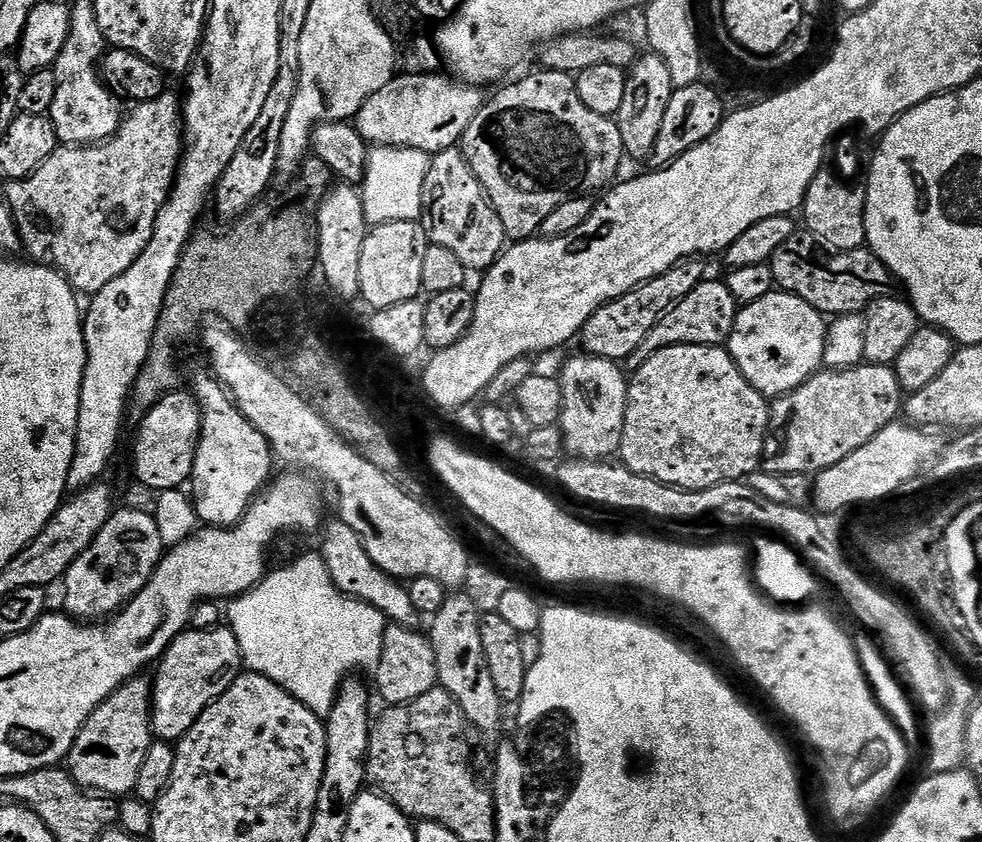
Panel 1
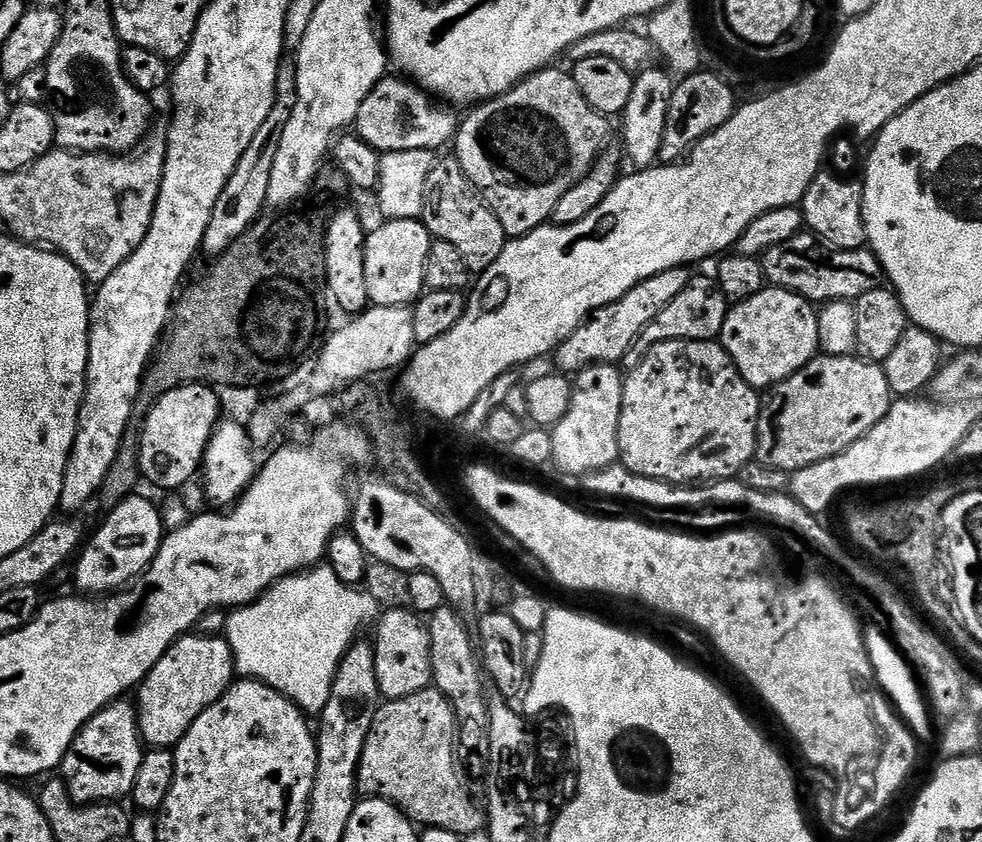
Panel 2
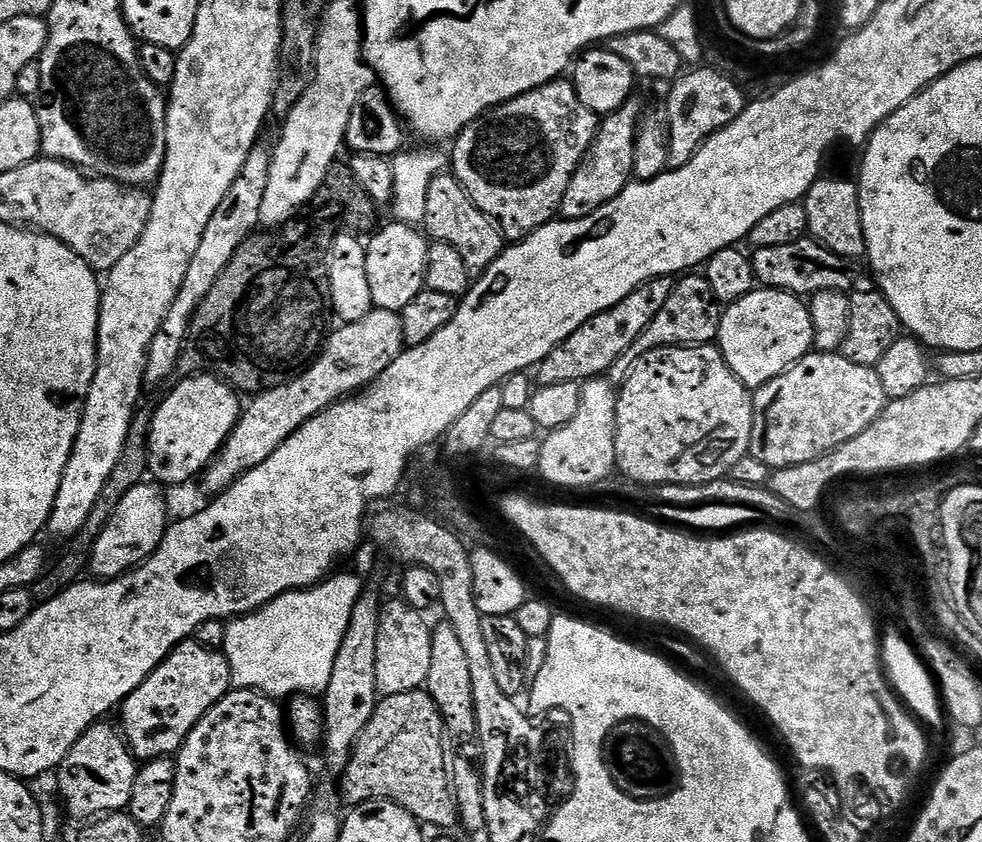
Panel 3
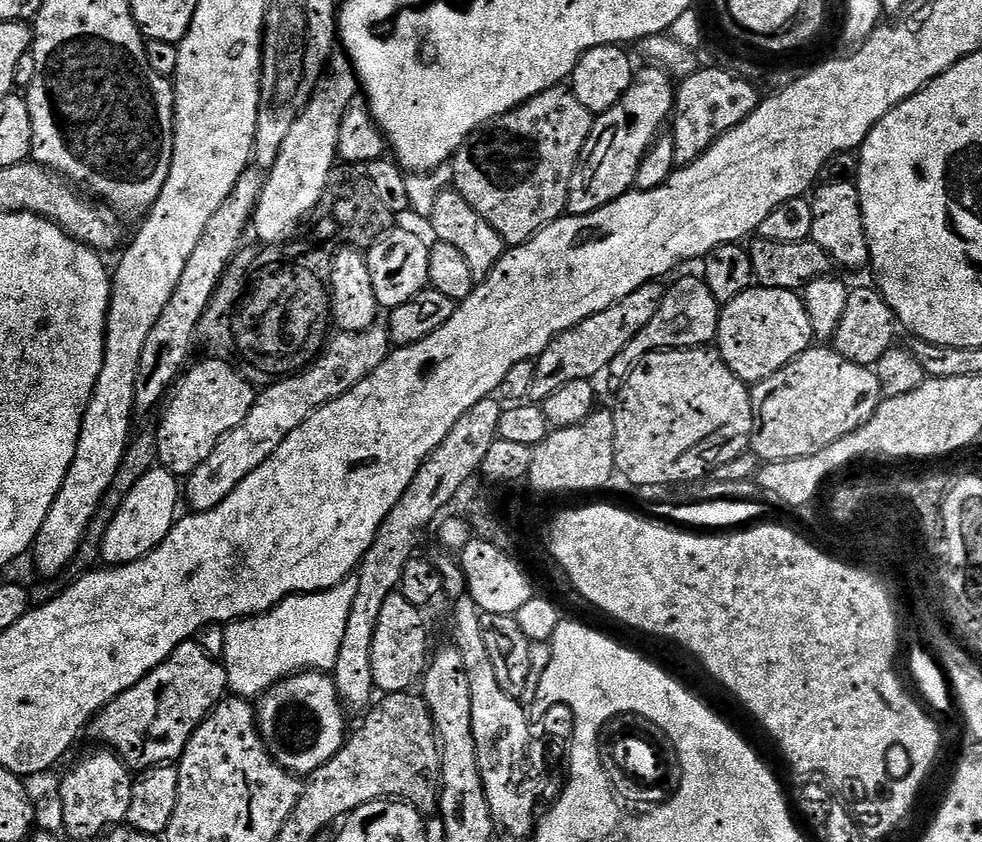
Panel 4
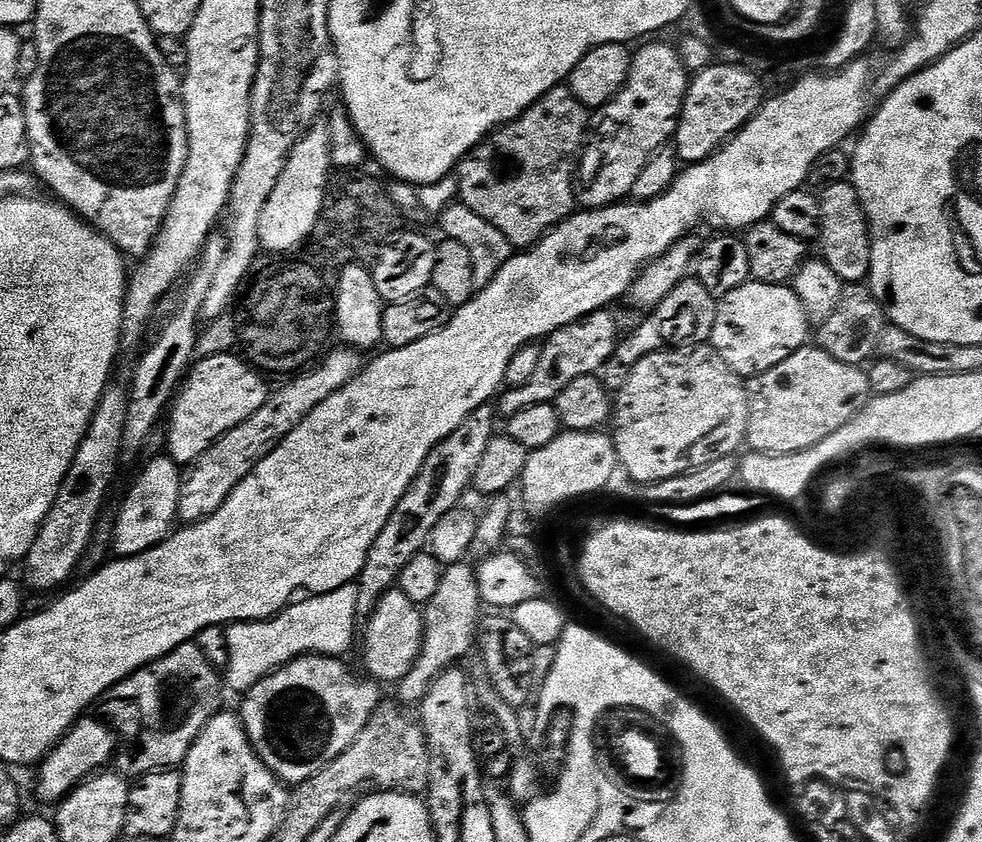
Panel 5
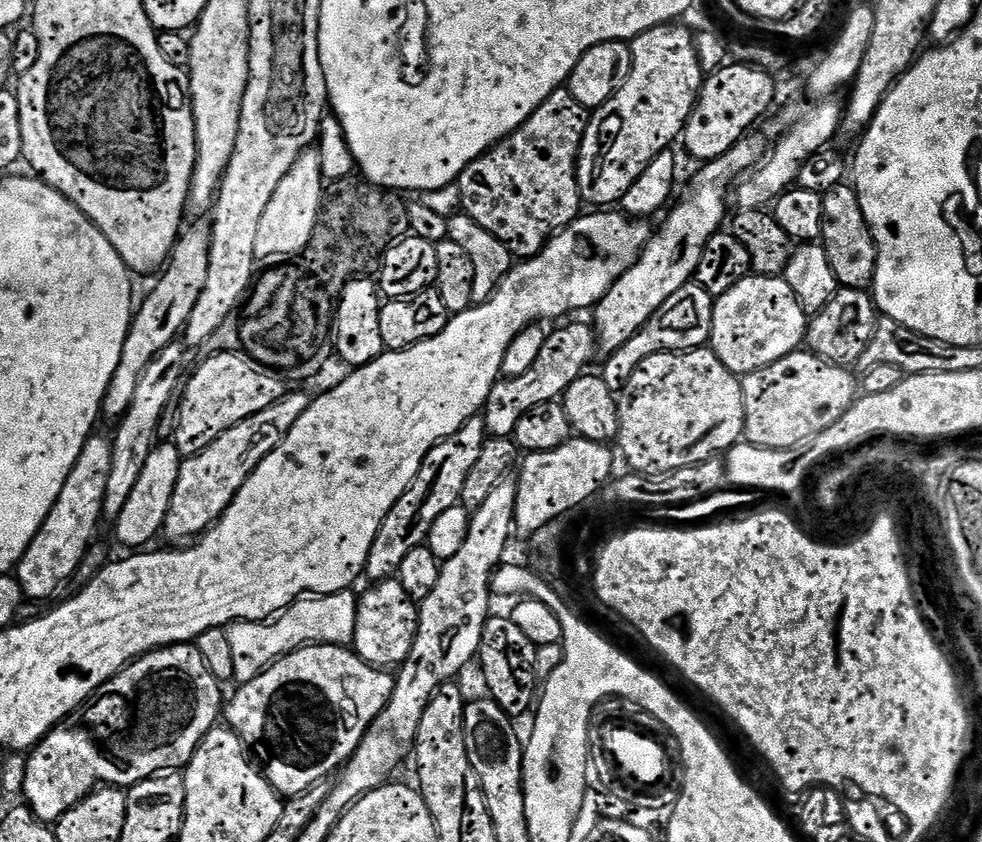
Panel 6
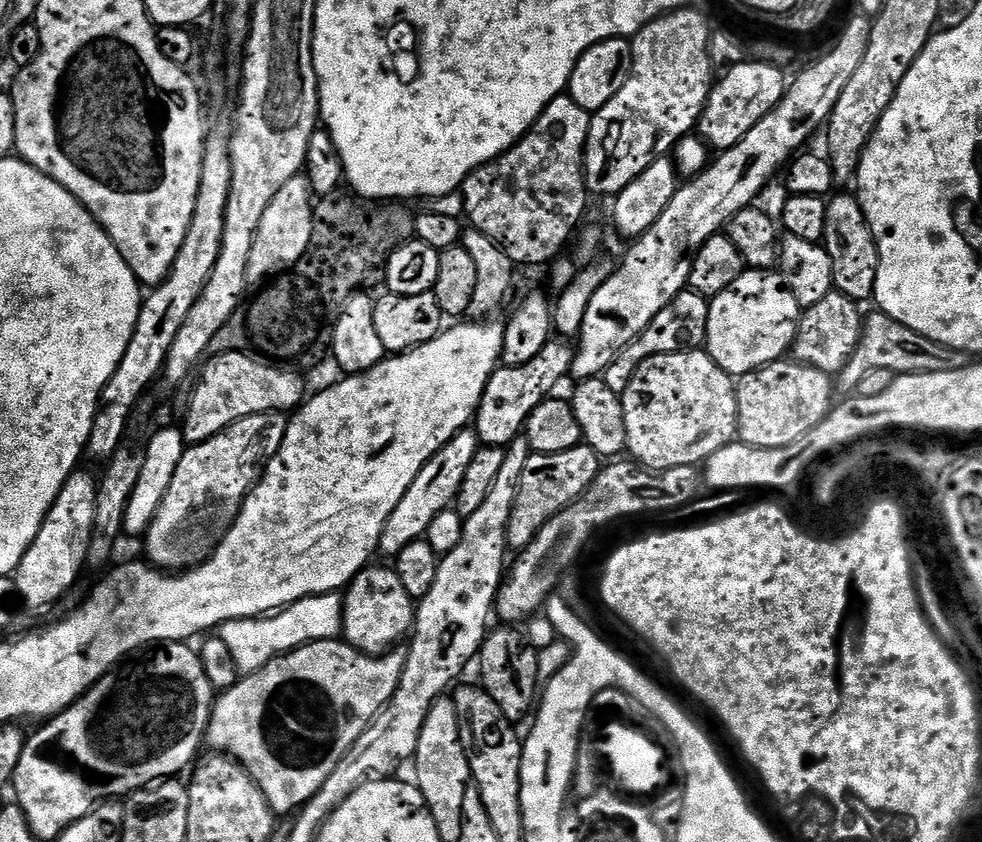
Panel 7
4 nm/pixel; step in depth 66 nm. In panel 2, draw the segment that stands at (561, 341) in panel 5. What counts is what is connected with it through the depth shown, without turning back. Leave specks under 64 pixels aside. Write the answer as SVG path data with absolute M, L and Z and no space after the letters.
M688 266L659 272L657 276L651 276L634 286L622 298L602 306L557 346L554 353L556 364L560 367L557 369L564 374L575 374L584 368L593 368L595 364L619 365L642 330L646 330L646 326L650 326L650 322L654 322L654 318L658 318L658 314L662 314L662 310L666 310L666 306L670 306L678 294L682 294L682 290L686 290L693 275L693 269Z

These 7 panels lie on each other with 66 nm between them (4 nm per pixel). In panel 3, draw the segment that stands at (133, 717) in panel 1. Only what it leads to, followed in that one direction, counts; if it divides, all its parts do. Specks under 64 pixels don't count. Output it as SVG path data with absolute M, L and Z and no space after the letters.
M108 723L91 724L54 772L69 814L80 820L76 822L88 822L110 812L123 812L130 802L130 794L134 794L138 761L124 739L123 731L115 723Z

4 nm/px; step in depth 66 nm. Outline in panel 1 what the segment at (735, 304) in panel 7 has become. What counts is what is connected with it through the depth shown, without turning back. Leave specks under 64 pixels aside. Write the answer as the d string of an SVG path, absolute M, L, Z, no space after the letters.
M773 290L766 294L766 298L758 298L758 302L745 304L737 311L734 330L726 347L738 370L742 370L746 382L750 382L750 386L754 386L754 390L758 390L764 397L775 398L793 392L795 388L802 386L802 382L821 371L827 341L826 320L817 308L810 306L810 302L802 302L802 298L794 294Z

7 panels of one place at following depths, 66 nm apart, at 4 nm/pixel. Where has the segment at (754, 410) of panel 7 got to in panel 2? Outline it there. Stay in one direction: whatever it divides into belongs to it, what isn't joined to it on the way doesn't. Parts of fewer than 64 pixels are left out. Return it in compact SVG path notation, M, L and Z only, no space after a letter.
M818 354L809 364L802 366L802 370L775 385L761 403L755 463L791 474L806 466L814 466L826 458L834 458L854 446L854 442L858 442L867 432L874 430L874 426L878 426L878 422L886 418L893 403L890 382L881 365L855 355Z

